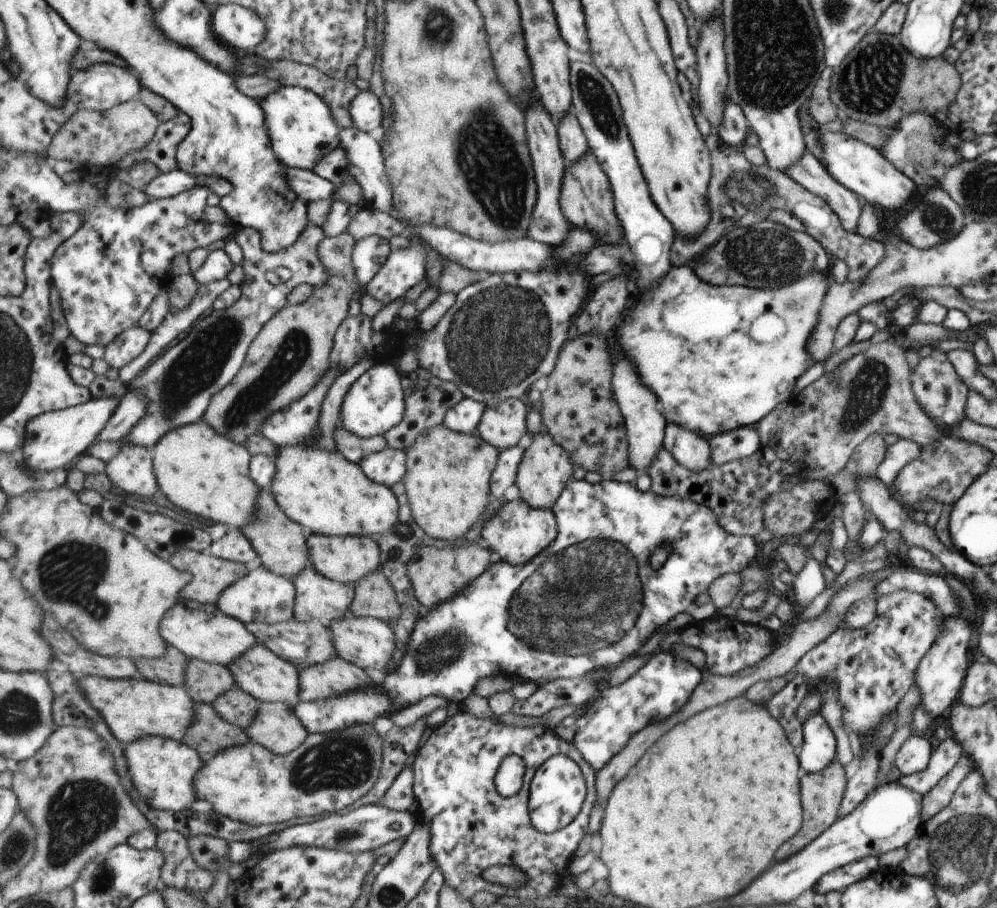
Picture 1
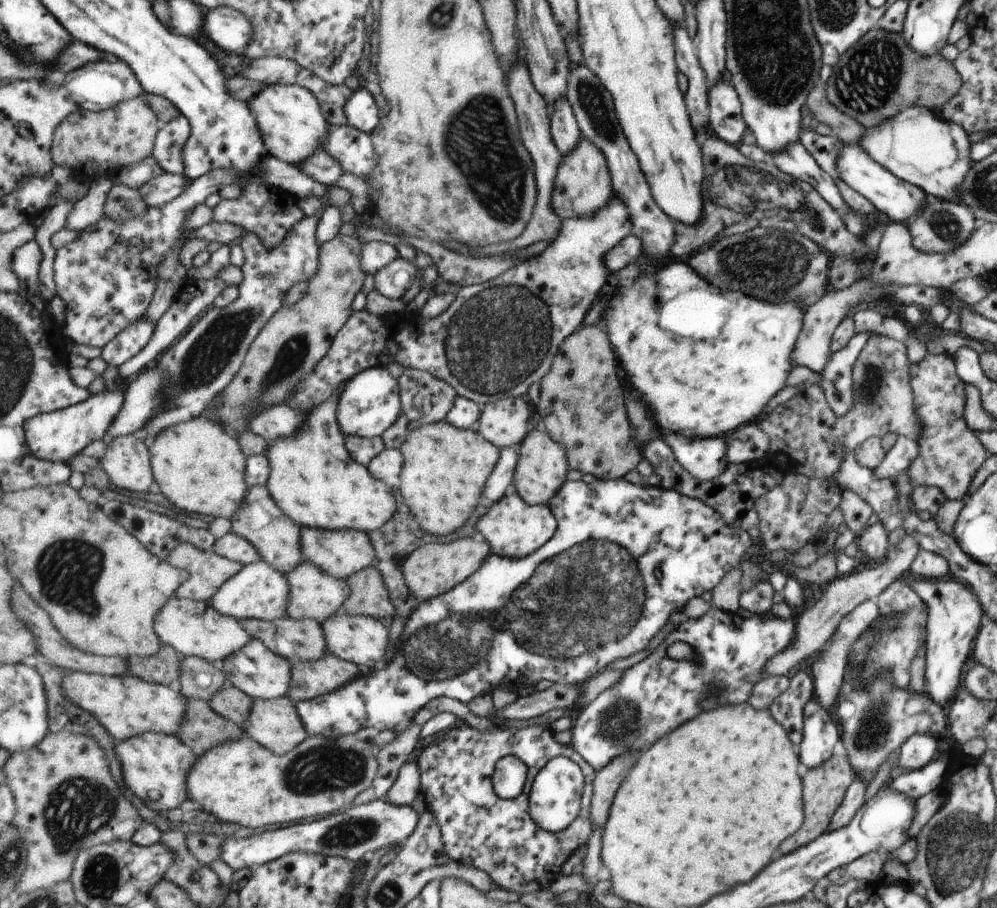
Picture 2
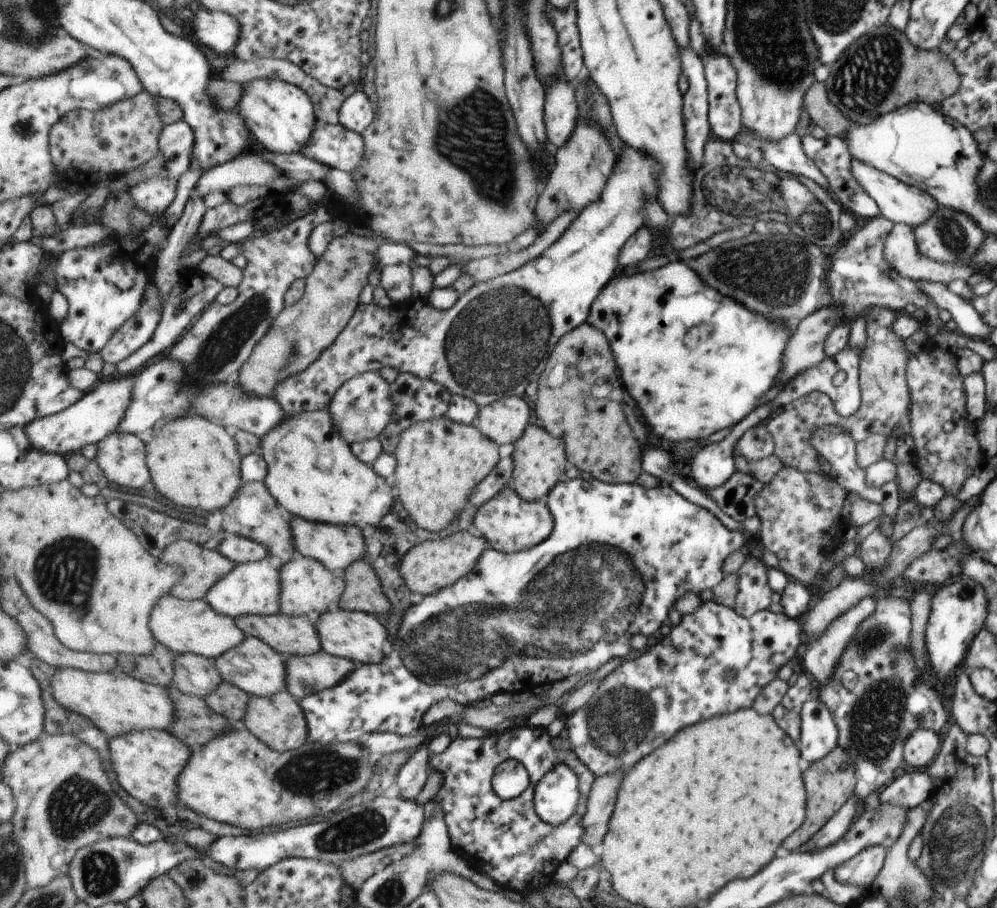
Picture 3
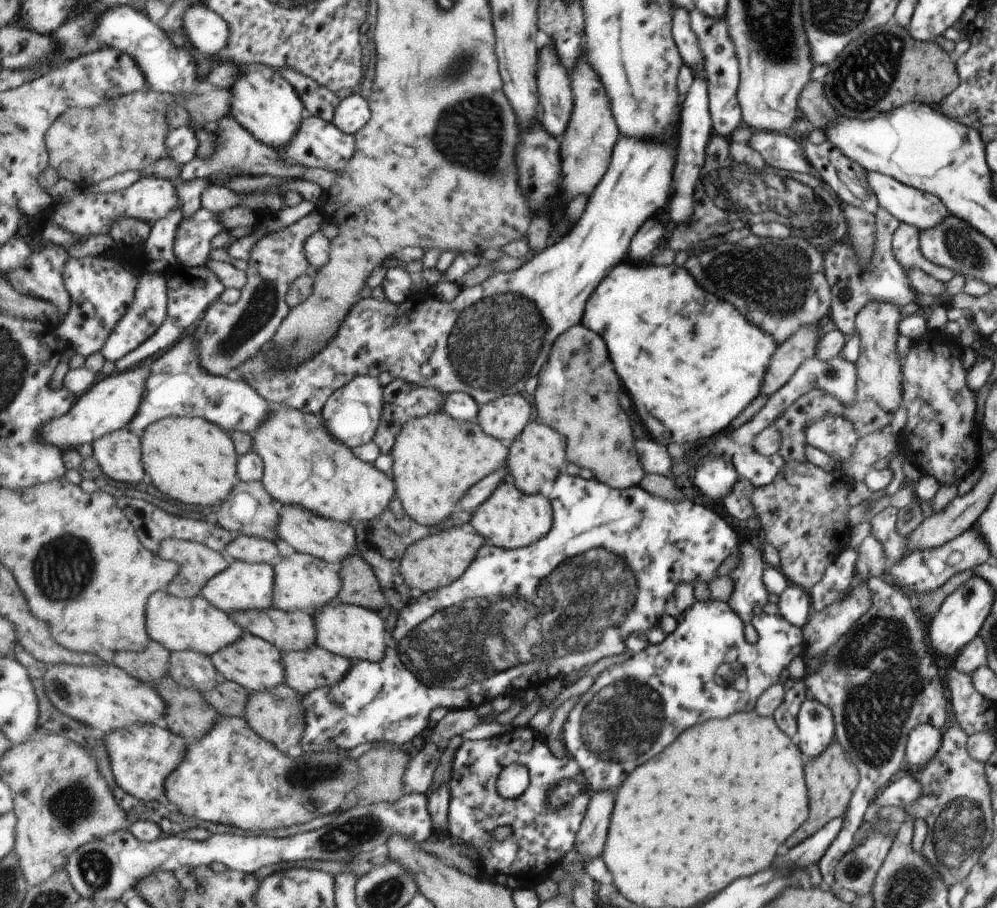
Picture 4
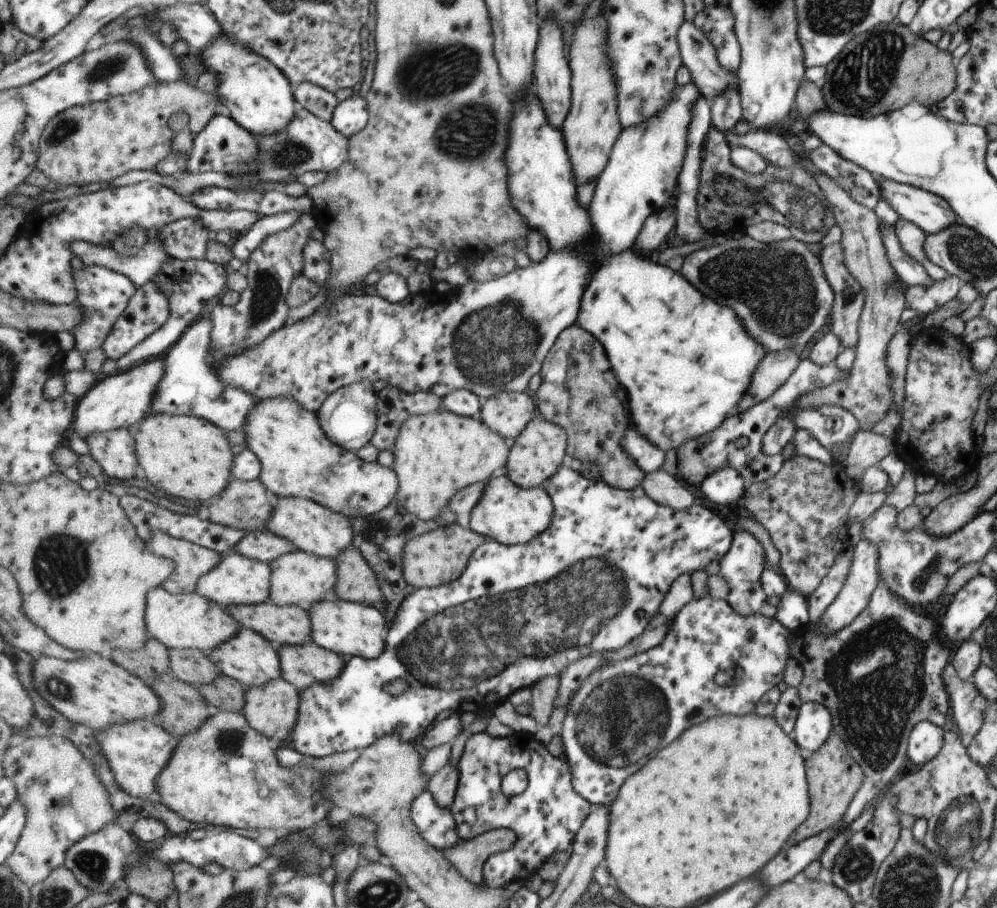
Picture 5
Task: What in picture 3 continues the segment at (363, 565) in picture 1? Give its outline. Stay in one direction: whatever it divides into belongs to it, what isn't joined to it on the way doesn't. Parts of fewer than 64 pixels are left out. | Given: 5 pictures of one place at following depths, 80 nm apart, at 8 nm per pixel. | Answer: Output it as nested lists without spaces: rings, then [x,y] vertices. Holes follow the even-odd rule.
[[[288,515],[288,519],[297,553],[319,560],[333,572],[342,574],[355,561],[366,558],[366,538],[363,536],[362,527],[313,522],[293,515]]]

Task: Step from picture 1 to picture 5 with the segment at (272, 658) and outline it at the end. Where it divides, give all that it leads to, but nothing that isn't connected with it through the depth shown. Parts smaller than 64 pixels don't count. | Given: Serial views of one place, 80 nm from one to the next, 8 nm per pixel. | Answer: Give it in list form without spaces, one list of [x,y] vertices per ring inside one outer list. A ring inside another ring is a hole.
[[[241,628],[235,637],[218,646],[211,654],[221,673],[242,682],[248,687],[261,686],[282,676],[278,648],[262,634],[248,628]]]

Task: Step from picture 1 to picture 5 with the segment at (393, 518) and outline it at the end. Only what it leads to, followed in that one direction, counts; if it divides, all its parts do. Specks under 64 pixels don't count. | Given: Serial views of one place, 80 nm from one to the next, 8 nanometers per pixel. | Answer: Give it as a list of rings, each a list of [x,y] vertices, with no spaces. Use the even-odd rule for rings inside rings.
[[[278,396],[257,400],[246,418],[243,430],[248,448],[258,454],[262,461],[262,476],[259,479],[273,497],[308,498],[351,519],[376,514],[389,506],[393,498],[397,498],[400,482],[394,468],[383,466],[378,460],[368,463],[359,458],[358,453],[336,445],[322,429],[318,415],[307,410],[293,397]]]

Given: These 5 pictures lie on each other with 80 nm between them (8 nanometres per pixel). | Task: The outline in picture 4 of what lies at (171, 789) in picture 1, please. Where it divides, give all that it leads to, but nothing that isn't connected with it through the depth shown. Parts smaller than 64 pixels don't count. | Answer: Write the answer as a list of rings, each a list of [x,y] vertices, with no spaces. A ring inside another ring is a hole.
[[[153,723],[131,725],[128,729],[107,733],[104,743],[110,754],[117,784],[129,794],[147,802],[166,801],[166,778],[185,760],[190,745],[182,736]]]

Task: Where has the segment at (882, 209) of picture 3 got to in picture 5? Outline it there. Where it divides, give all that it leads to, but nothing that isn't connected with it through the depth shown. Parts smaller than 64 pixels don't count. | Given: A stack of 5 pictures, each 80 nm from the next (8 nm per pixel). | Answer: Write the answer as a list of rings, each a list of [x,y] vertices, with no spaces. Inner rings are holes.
[[[876,178],[883,195],[899,217],[915,223],[925,235],[934,235],[958,222],[949,203],[939,195],[889,179]]]

